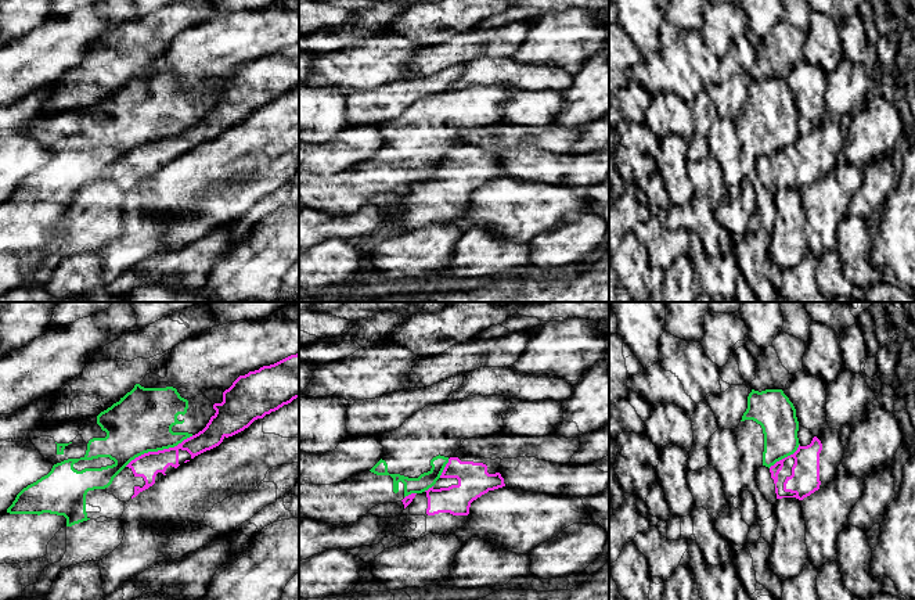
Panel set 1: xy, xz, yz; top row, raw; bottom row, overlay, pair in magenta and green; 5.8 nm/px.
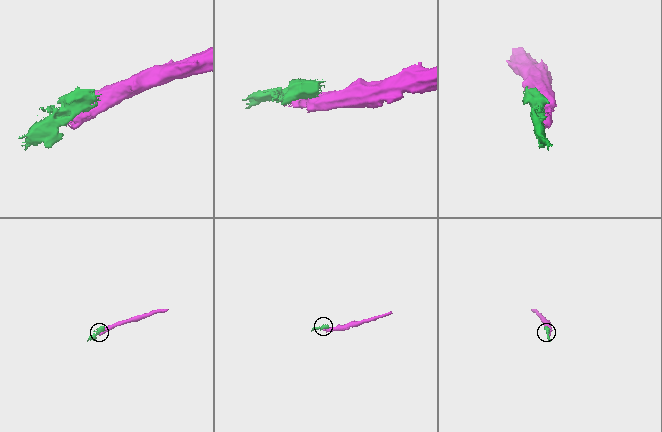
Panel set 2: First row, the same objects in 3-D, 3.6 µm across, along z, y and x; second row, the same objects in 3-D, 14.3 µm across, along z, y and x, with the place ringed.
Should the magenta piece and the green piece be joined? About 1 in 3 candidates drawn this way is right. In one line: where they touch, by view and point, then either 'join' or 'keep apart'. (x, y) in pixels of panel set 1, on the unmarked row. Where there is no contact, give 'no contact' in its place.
contact xy (158, 140); keep apart

